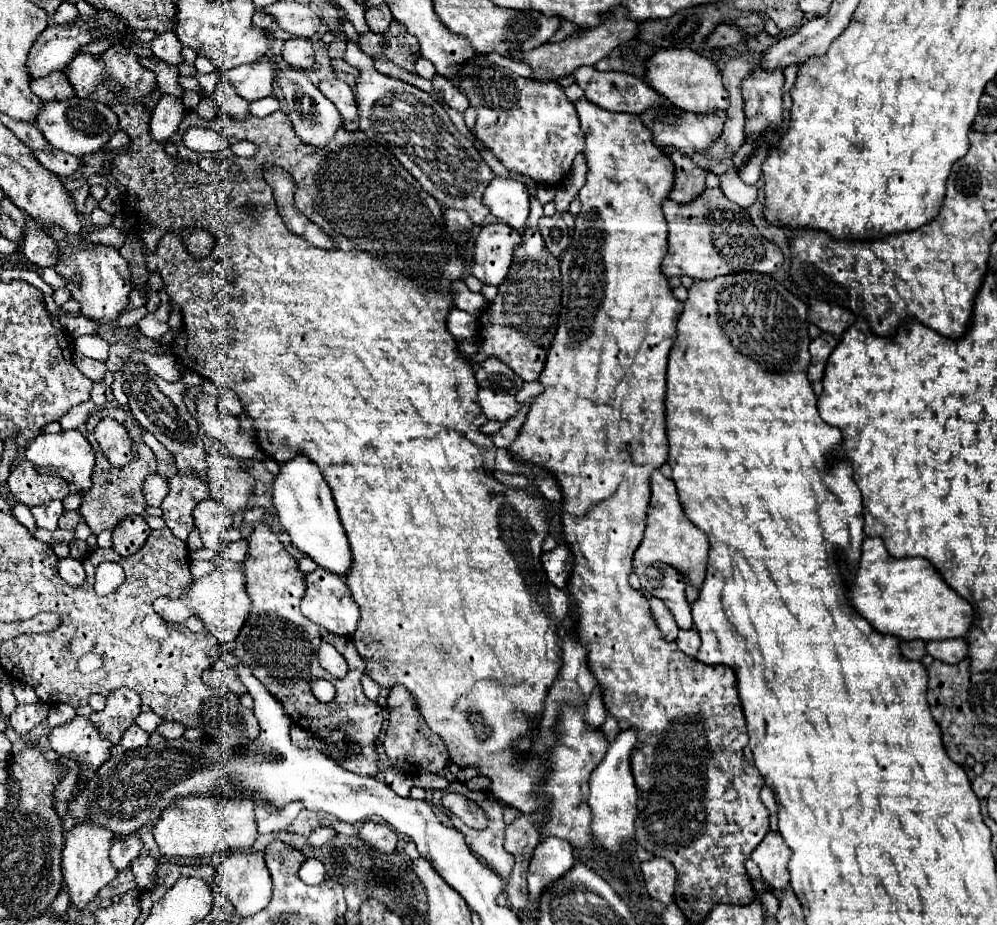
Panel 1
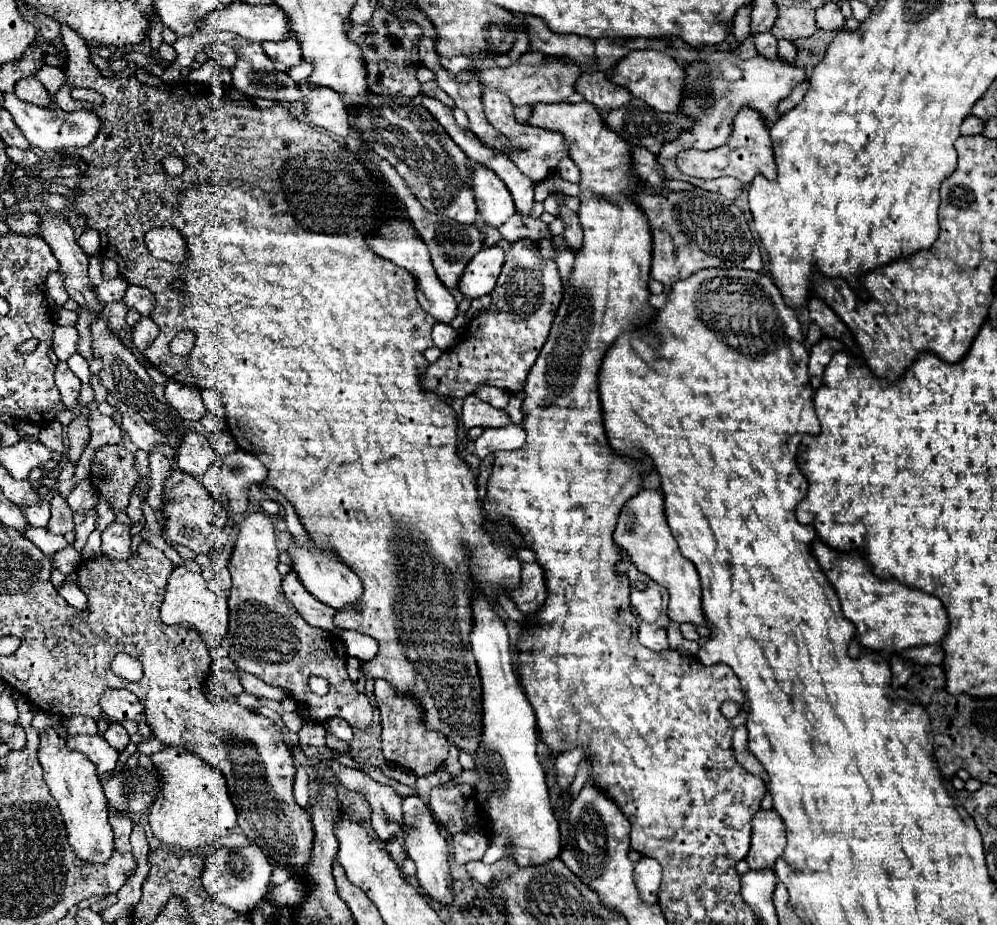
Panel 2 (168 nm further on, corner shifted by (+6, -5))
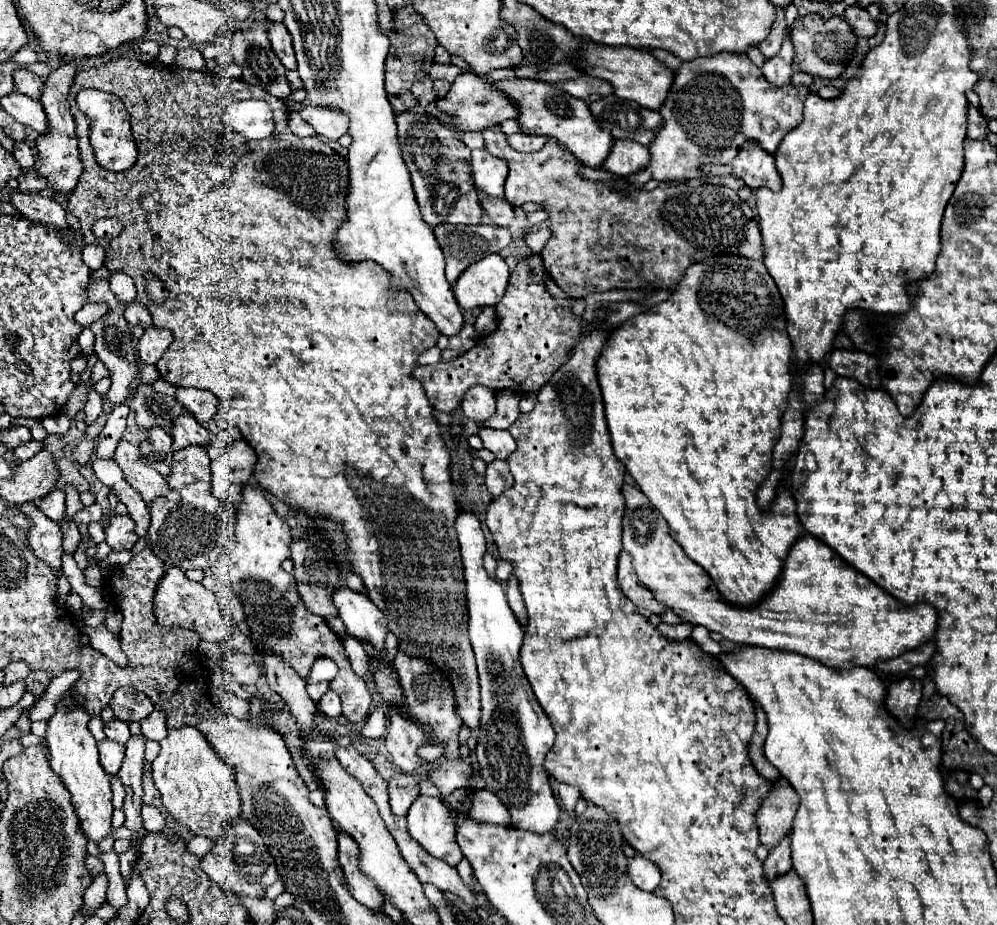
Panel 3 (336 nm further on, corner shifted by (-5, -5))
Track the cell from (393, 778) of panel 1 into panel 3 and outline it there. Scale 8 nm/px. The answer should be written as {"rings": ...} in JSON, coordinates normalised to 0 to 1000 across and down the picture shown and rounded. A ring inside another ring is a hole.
{"rings":[[[421,859],[411,877],[409,877],[409,898],[413,903],[413,907],[419,907],[421,914],[435,926],[451,933],[453,937],[457,937],[463,931],[463,920],[457,911],[457,892],[455,892],[455,883],[451,879],[451,875],[439,864],[439,862],[427,862]]]}

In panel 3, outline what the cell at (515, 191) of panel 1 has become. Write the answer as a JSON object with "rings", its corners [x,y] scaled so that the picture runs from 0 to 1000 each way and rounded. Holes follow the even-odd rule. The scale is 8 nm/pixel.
{"rings":[[[475,161],[471,176],[477,202],[491,213],[506,213],[506,198],[510,189],[508,174],[491,168],[487,161]]]}

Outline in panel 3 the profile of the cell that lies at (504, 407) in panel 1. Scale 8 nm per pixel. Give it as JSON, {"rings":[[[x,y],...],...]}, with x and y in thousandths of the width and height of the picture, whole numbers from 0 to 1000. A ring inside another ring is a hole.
{"rings":[[[473,418],[473,423],[467,425],[463,434],[463,444],[469,453],[477,457],[485,457],[485,453],[491,453],[497,446],[497,427],[495,423],[487,418]]]}

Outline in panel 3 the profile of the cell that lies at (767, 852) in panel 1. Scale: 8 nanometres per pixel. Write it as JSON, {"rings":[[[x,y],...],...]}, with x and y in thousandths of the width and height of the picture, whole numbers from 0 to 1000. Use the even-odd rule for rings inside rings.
{"rings":[[[790,844],[776,846],[774,857],[758,879],[758,892],[762,896],[762,911],[768,918],[778,916],[794,898],[794,888],[800,877],[800,859]]]}

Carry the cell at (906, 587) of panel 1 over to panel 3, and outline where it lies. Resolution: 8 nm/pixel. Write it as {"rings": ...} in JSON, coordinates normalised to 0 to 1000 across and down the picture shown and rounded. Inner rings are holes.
{"rings":[[[626,524],[626,537],[628,537],[628,555],[626,555],[626,583],[624,594],[634,600],[636,617],[642,624],[642,628],[652,635],[658,641],[658,648],[674,658],[684,671],[694,676],[706,676],[712,682],[722,684],[726,691],[734,695],[744,697],[762,697],[772,702],[786,702],[786,704],[798,704],[808,710],[814,710],[822,717],[828,717],[830,721],[843,721],[843,723],[855,723],[859,719],[875,721],[881,712],[893,712],[901,710],[909,704],[915,704],[923,699],[925,695],[931,695],[937,691],[937,682],[941,678],[941,661],[939,656],[931,652],[913,654],[913,658],[899,645],[891,643],[883,632],[875,630],[869,622],[863,622],[853,609],[847,609],[839,596],[835,596],[828,587],[814,581],[812,576],[806,576],[790,598],[790,604],[786,609],[786,617],[782,628],[778,630],[776,639],[772,639],[760,656],[732,656],[720,641],[718,632],[714,630],[712,622],[700,611],[694,609],[686,600],[686,594],[674,583],[670,565],[666,559],[658,552],[658,548],[652,546],[648,535],[634,524]]]}

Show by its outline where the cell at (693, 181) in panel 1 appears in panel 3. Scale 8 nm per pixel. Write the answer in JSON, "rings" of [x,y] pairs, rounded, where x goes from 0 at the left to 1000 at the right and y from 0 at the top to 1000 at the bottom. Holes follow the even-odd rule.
{"rings":[[[618,152],[604,181],[618,189],[630,191],[630,189],[646,183],[650,176],[652,176],[650,159],[646,159],[638,152]]]}

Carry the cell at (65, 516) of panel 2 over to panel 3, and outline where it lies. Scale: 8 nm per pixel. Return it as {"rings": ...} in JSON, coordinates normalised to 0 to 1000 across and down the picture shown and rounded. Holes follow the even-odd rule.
{"rings":[[[62,563],[62,578],[64,578],[64,596],[74,598],[80,587],[80,574],[72,563]]]}

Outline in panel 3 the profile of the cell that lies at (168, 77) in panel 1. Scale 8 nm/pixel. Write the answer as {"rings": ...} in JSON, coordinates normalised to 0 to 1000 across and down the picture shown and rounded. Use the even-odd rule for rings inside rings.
{"rings":[[[68,66],[68,68],[62,68],[56,77],[52,77],[46,85],[46,94],[44,94],[44,101],[42,101],[42,107],[40,111],[44,114],[44,120],[48,124],[48,133],[50,133],[50,139],[46,146],[42,146],[38,150],[38,168],[40,168],[40,178],[38,178],[38,187],[44,189],[48,194],[48,200],[60,209],[60,211],[66,211],[70,209],[76,198],[78,198],[78,191],[82,187],[82,176],[78,172],[78,159],[76,159],[76,144],[74,144],[74,126],[70,122],[70,111],[68,111],[68,98],[72,94],[72,83],[76,81],[78,77],[78,70],[74,66]]]}

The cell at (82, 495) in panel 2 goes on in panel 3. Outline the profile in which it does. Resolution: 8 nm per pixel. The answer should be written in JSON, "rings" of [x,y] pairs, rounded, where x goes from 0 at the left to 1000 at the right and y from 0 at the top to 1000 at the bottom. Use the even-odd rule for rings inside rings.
{"rings":[[[68,494],[58,496],[58,503],[62,503],[62,507],[64,507],[64,509],[60,511],[60,518],[58,518],[56,526],[64,526],[64,524],[72,522],[72,524],[76,524],[76,526],[78,526],[78,531],[80,531],[80,533],[84,533],[84,531],[88,531],[88,529],[90,529],[90,522],[80,514],[80,509],[78,509],[78,505],[76,505],[76,501],[74,501],[72,496],[68,496]]]}

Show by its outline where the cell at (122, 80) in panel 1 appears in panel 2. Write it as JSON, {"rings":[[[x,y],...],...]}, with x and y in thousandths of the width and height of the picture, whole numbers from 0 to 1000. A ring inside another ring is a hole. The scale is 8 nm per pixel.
{"rings":[[[43,70],[37,77],[35,83],[45,92],[45,96],[49,98],[49,103],[55,103],[55,98],[59,98],[59,94],[65,90],[65,77],[63,77],[63,72]]]}

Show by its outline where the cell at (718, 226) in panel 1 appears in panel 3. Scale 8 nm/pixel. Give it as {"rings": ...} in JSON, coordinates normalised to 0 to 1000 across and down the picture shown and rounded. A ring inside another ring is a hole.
{"rings":[[[502,135],[489,137],[483,142],[485,161],[497,170],[504,170],[510,176],[510,194],[508,194],[508,215],[516,222],[524,222],[530,217],[546,222],[554,239],[554,256],[548,261],[544,269],[544,282],[548,293],[554,297],[558,308],[570,321],[588,321],[596,315],[610,312],[640,312],[650,306],[660,312],[676,312],[676,308],[686,299],[686,293],[702,280],[710,280],[720,274],[742,276],[756,282],[766,282],[764,254],[758,239],[756,228],[748,217],[740,213],[738,206],[706,198],[706,200],[680,200],[670,204],[654,204],[654,206],[632,206],[630,200],[620,198],[594,198],[580,189],[582,176],[570,165],[558,150],[552,150],[538,165],[522,165],[510,159],[508,146],[502,142]]]}

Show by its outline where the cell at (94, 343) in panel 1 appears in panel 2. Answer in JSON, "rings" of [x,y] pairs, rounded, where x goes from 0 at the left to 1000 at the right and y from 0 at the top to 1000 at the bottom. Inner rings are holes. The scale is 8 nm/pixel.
{"rings":[[[79,382],[71,384],[69,390],[67,390],[67,395],[69,395],[69,399],[79,408],[81,414],[89,414],[89,408],[91,408],[91,403],[89,403],[89,392],[87,392]]]}

